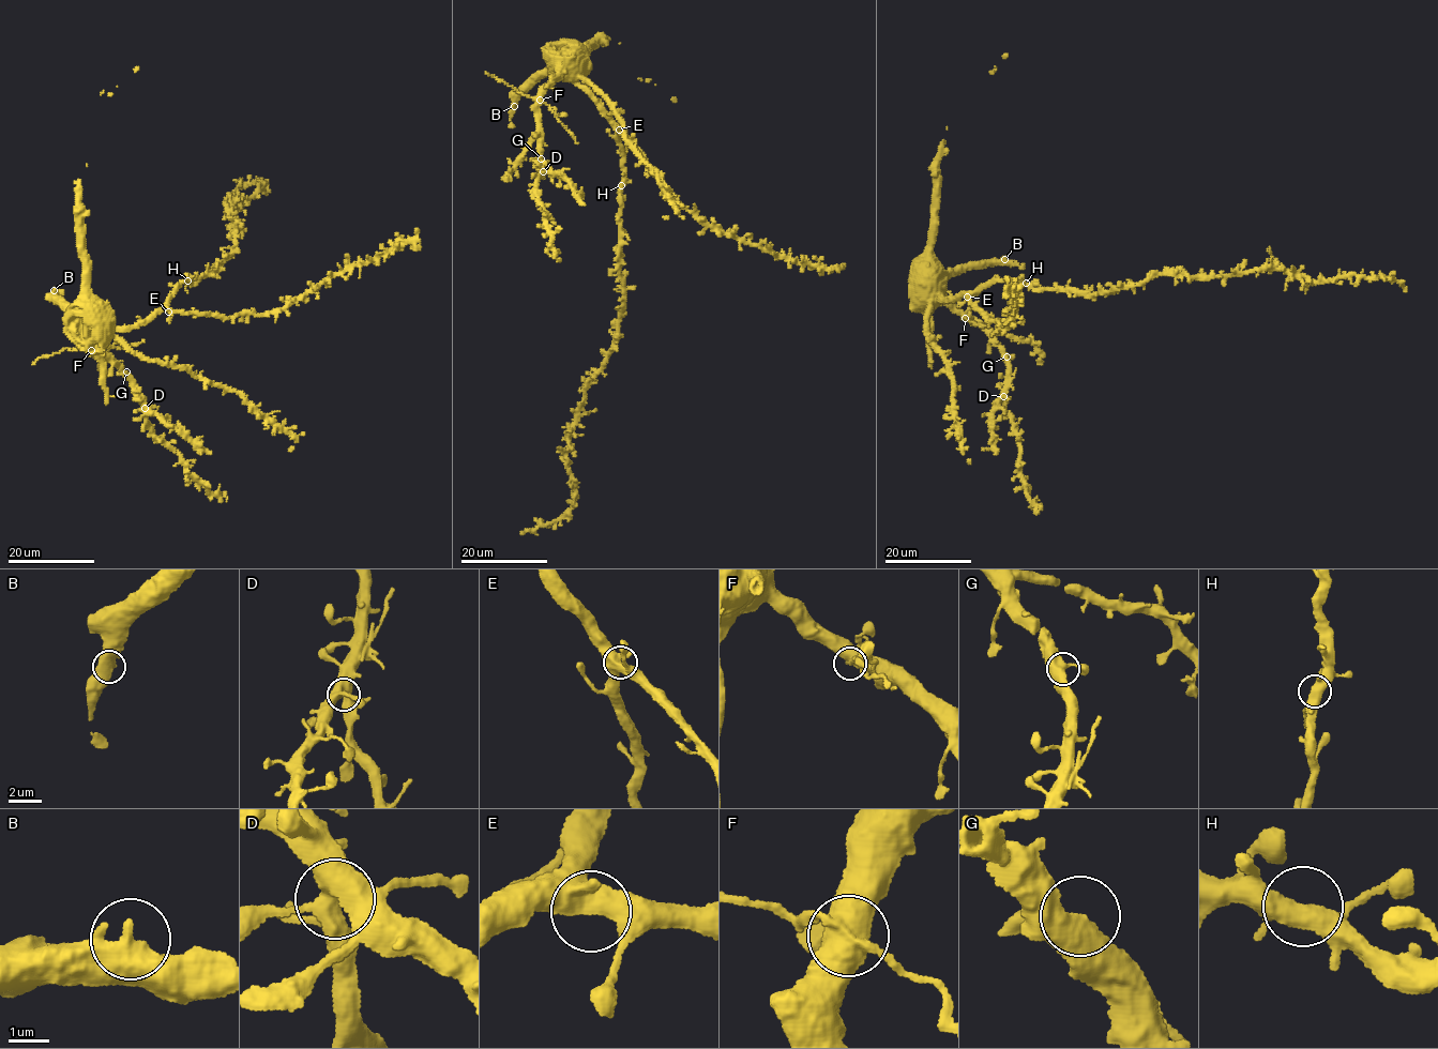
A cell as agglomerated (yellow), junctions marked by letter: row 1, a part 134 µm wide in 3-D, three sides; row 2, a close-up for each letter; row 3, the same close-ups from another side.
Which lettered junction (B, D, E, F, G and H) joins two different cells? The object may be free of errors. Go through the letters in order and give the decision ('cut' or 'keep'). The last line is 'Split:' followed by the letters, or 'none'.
B: keep
D: keep
E: keep
F: keep
G: keep
H: keep
Split: none

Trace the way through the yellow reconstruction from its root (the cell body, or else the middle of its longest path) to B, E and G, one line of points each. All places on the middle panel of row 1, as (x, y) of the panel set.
B: (621, 185), (622, 151), (615, 123), (586, 89), (555, 72), (542, 72), (520, 94), (514, 106)
E: (621, 185), (623, 166), (619, 130)
G: (621, 185), (622, 151), (612, 118), (570, 80), (557, 79), (540, 102), (536, 133), (541, 158)

